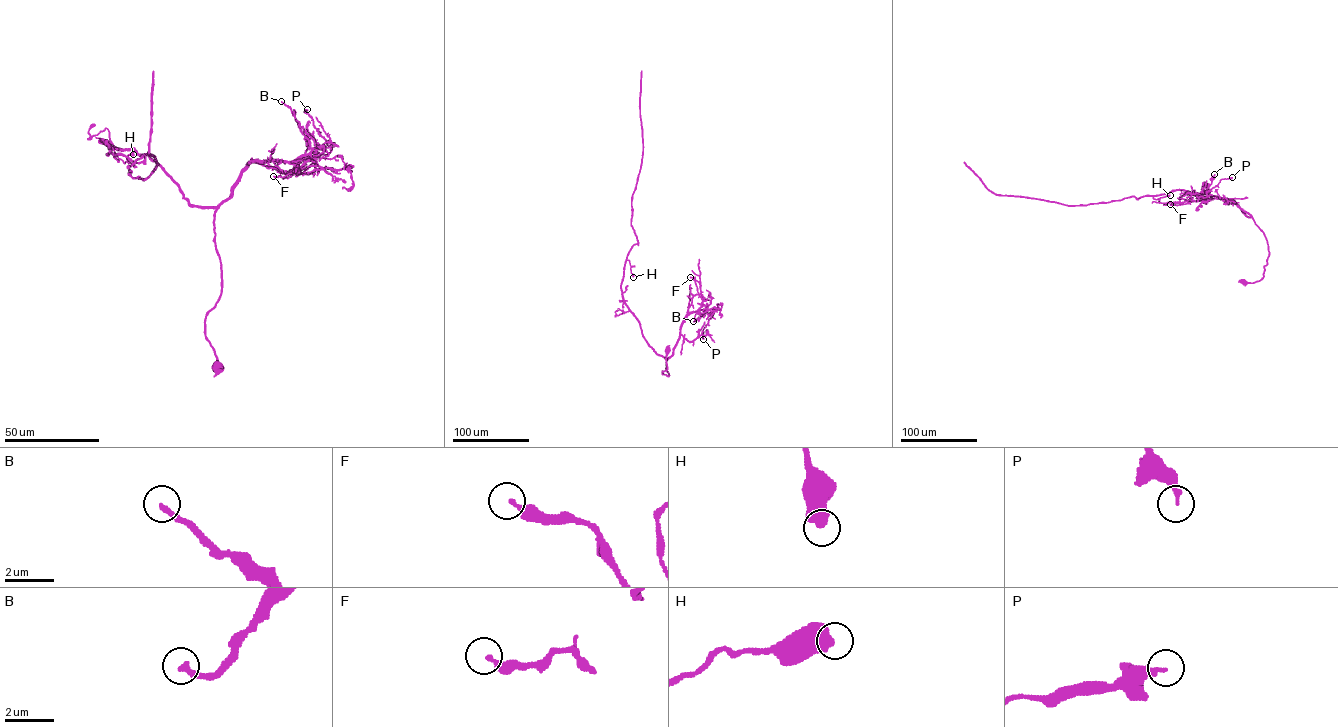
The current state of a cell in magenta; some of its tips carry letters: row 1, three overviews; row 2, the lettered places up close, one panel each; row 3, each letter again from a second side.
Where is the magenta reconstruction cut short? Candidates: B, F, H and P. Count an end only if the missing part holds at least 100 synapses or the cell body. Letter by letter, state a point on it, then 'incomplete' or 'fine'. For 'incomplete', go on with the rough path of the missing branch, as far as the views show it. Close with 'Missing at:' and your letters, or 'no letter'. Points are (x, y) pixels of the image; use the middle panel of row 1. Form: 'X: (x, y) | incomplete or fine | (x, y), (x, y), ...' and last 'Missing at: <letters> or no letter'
B: (693, 321) | fine
F: (690, 277) | fine
H: (633, 277) | fine
P: (703, 339) | fine
Missing at: no letter

